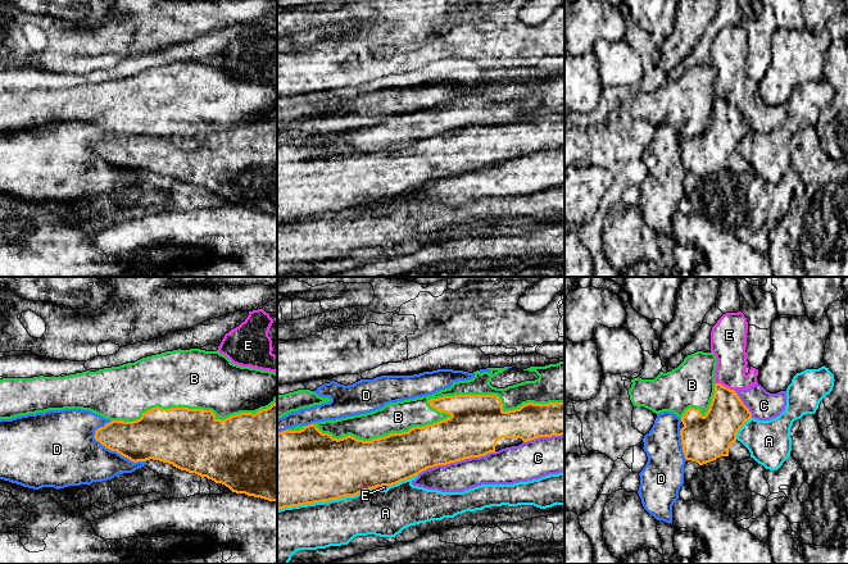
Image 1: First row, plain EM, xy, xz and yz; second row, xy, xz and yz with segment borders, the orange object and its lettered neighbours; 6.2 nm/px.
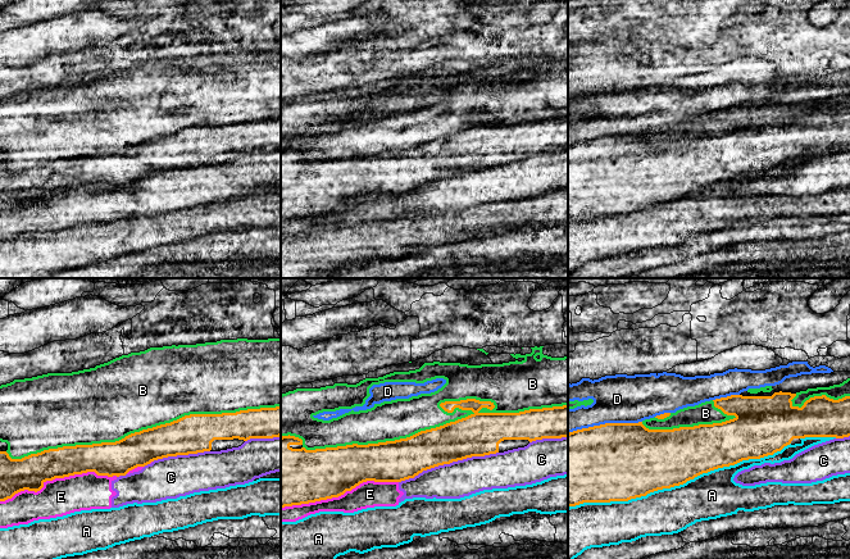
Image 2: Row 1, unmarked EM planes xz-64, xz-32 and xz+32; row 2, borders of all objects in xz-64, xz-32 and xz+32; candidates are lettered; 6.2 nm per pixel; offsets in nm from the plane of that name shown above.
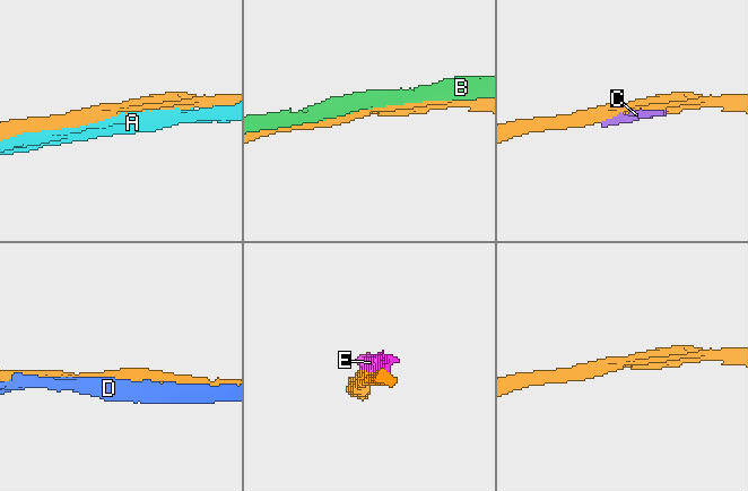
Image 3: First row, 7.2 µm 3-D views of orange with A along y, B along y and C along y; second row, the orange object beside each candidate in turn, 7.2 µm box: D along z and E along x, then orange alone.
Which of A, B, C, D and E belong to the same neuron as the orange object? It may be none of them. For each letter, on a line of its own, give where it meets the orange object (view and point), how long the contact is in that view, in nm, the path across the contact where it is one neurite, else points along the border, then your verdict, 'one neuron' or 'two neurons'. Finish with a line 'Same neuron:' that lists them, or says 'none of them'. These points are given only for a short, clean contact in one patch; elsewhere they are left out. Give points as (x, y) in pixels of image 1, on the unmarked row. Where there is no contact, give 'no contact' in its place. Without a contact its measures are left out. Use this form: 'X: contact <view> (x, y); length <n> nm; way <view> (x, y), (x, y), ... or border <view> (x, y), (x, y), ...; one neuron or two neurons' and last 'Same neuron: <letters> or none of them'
A: contact xz (320, 214); length 550 nm; two neurons
B: contact xz (435, 121); length 1550 nm; two neurons
C: contact xz (452, 174); length 400 nm; two neurons
D: contact xy (116, 163); length 380 nm; two neurons
E: contact yz (724, 99); length 130 nm; two neurons
Same neuron: none of them

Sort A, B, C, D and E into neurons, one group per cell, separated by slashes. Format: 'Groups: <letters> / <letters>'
Groups: A / B / C E / D

